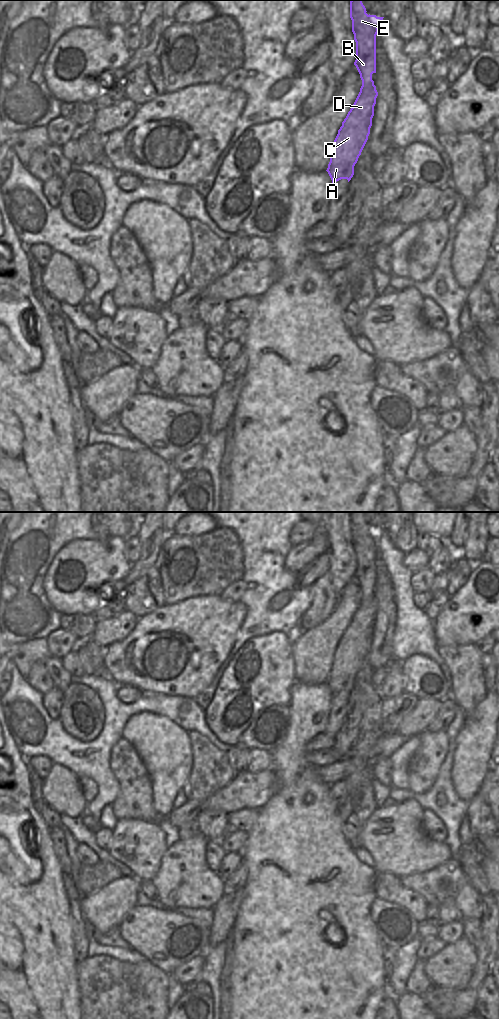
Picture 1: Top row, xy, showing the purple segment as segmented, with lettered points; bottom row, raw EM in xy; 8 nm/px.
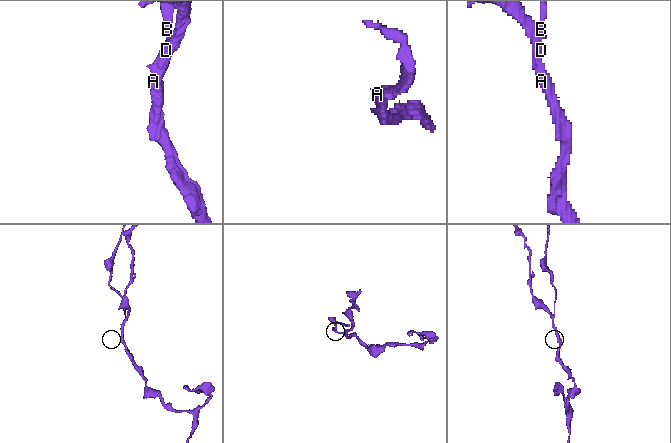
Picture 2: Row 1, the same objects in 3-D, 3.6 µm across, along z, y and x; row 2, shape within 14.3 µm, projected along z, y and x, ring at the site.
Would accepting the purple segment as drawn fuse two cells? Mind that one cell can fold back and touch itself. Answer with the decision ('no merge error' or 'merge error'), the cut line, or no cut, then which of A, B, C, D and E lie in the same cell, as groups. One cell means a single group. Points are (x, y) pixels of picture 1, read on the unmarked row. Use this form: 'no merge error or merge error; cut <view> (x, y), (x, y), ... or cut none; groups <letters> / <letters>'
merge error; cut xy (374, 597), (368, 604), (360, 603); groups A C D / B E

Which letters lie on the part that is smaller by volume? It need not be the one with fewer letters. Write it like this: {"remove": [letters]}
{"remove": ["B", "E"]}

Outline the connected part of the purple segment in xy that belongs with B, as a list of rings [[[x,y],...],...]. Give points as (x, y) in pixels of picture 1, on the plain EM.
[[[362,512],[350,513],[352,544],[356,554],[356,578],[362,598],[360,603],[369,605],[374,598],[372,586],[376,585],[376,547],[384,529],[368,527]]]

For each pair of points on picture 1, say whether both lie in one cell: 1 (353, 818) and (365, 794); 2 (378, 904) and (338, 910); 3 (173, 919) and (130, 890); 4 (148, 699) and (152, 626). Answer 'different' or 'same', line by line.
1: same
2: different
3: different
4: different

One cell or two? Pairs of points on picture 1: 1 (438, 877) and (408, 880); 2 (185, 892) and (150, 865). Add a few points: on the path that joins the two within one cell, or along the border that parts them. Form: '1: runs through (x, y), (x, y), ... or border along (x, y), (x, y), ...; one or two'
1: runs through (431, 880), (415, 880); one
2: border along (166, 849), (162, 856), (160, 867), (152, 879); two

